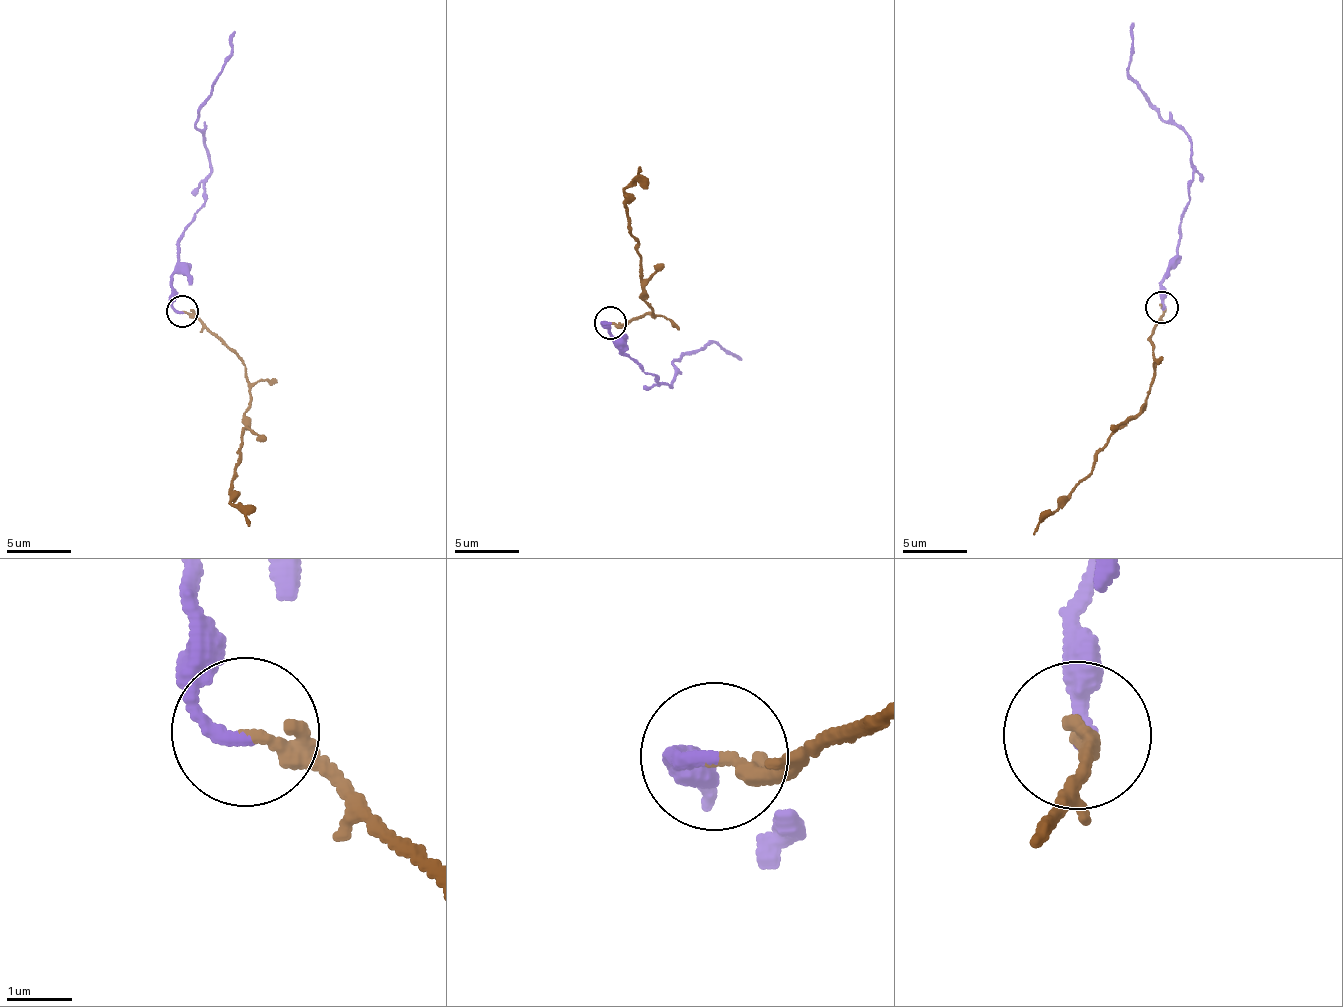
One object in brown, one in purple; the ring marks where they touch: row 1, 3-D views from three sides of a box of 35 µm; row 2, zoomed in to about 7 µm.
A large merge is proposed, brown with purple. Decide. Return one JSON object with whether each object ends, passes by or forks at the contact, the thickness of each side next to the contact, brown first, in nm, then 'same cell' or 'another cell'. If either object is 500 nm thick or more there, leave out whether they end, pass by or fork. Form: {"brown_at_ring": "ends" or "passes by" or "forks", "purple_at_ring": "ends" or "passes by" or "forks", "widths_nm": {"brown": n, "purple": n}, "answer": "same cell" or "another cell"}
{"brown_at_ring": "ends", "purple_at_ring": "ends", "widths_nm": {"brown": 240, "purple": 200}, "answer": "same cell"}

